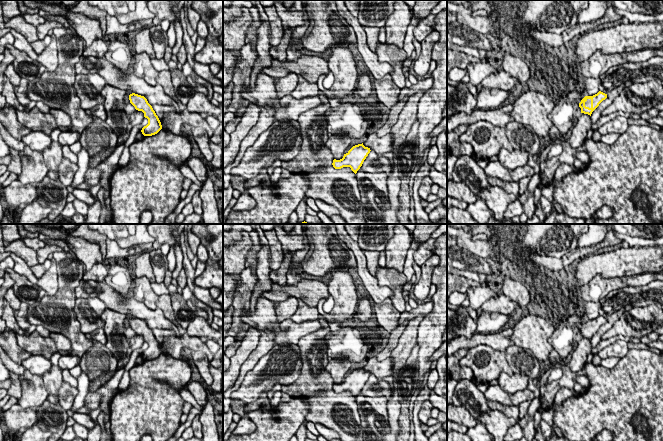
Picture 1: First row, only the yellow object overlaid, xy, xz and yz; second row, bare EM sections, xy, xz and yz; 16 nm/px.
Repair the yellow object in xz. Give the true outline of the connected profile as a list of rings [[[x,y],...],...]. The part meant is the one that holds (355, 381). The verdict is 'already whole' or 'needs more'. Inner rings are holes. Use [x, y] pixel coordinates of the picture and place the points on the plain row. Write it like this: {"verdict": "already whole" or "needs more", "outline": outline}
{"verdict": "needs more", "outline": [[[376,357],[366,359],[362,368],[353,370],[342,383],[334,383],[332,389],[335,393],[350,391],[356,398],[371,374],[377,378],[388,377],[392,374],[392,366],[393,359],[391,357],[382,361],[378,361]]]}

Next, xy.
{"verdict": "needs more", "outline": [[[98,282],[101,291],[97,297],[105,303],[106,307],[123,314],[130,314],[130,327],[136,334],[142,335],[144,341],[148,343],[148,348],[141,354],[144,360],[157,358],[161,353],[161,346],[153,334],[153,329],[173,330],[176,337],[180,337],[178,328],[165,316],[160,308],[149,309],[144,303],[137,301],[133,297],[122,297],[112,287],[105,282]]]}

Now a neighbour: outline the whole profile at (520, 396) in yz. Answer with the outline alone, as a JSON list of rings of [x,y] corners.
[[[528,388],[523,391],[517,391],[515,394],[510,395],[510,399],[513,406],[518,406],[522,402],[533,400],[535,398],[534,393]]]

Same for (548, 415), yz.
[[[552,409],[546,410],[542,413],[542,419],[550,426],[553,426],[554,411]]]

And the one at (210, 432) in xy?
[[[208,399],[200,413],[200,422],[203,435],[201,441],[220,441],[218,427],[215,422],[214,408]]]

